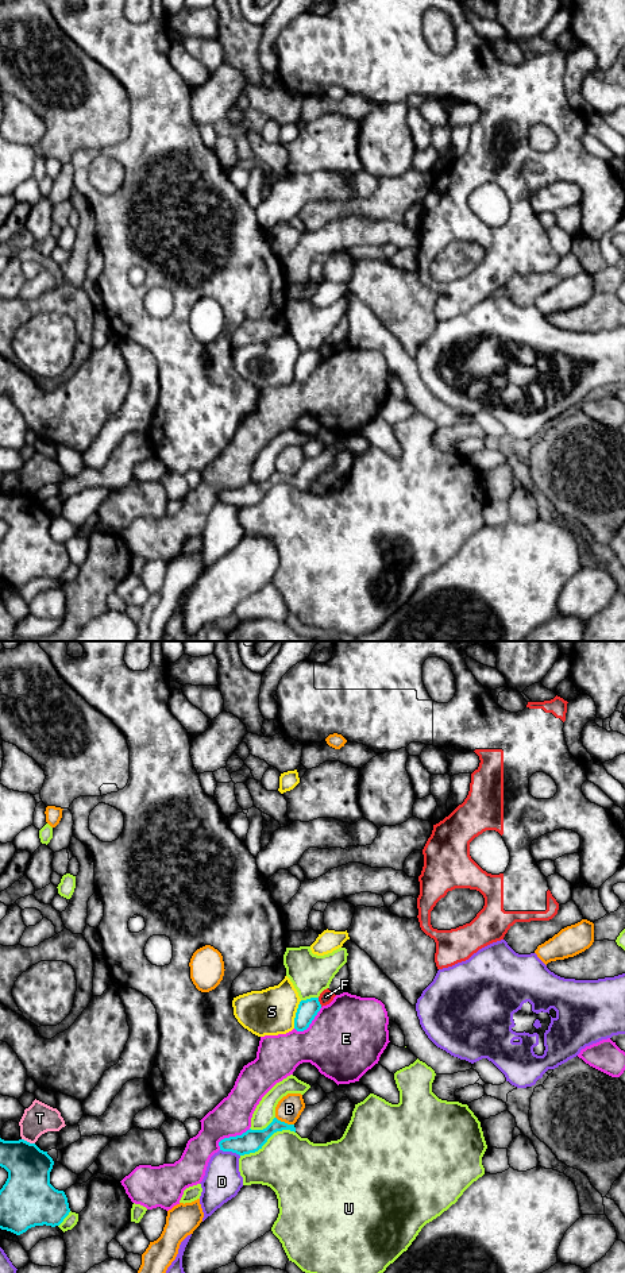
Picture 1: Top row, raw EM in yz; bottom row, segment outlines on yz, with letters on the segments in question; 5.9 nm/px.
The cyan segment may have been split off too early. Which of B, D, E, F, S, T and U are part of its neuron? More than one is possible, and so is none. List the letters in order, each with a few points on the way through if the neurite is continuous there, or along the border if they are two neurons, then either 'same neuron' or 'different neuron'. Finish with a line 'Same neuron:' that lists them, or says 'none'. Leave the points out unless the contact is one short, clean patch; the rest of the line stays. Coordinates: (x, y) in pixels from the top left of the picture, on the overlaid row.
B: different neuron
D: different neuron
E: different neuron
F: along yz (317, 998), (321, 1006) | different neuron
S: different neuron
T: different neuron
U: different neuron
Same neuron: none

